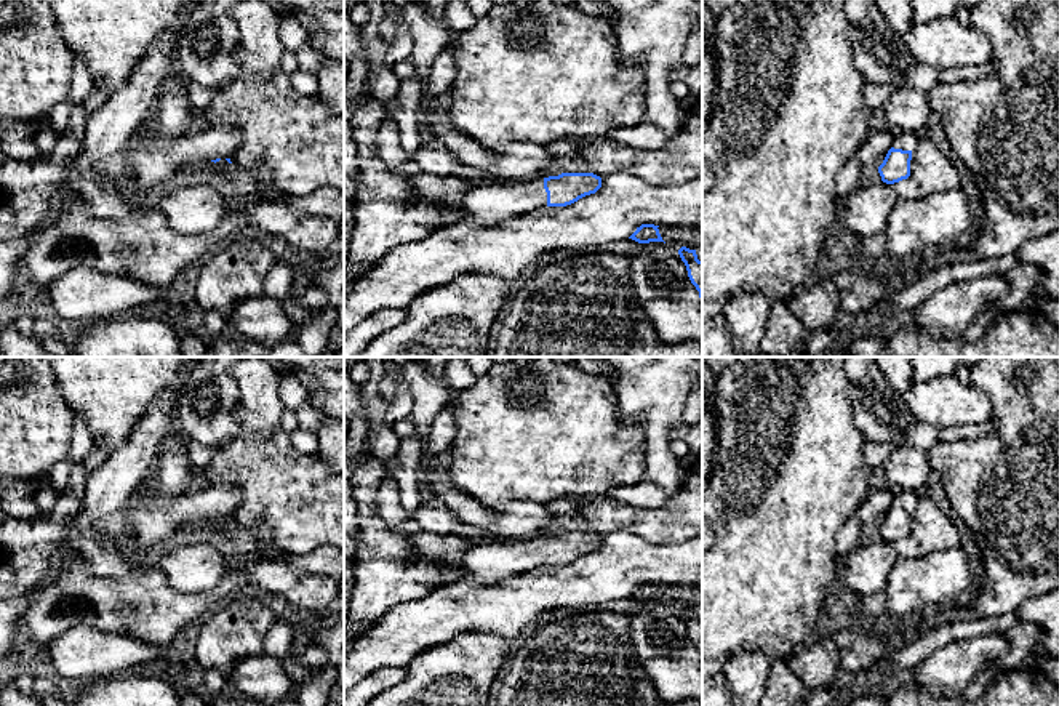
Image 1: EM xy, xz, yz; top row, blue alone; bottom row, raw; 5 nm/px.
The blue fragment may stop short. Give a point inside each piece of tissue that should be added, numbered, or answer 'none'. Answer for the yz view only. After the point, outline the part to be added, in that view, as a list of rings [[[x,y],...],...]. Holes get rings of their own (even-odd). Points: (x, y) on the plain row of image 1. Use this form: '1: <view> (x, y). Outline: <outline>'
1: yz (906, 498). Outline: [[[901,490],[897,495],[893,498],[894,507],[902,507],[902,509],[915,509],[918,499],[918,493],[913,490]]]

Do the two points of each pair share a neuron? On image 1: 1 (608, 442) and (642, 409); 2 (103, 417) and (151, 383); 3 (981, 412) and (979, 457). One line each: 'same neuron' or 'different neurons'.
1: different neurons
2: same neuron
3: different neurons

